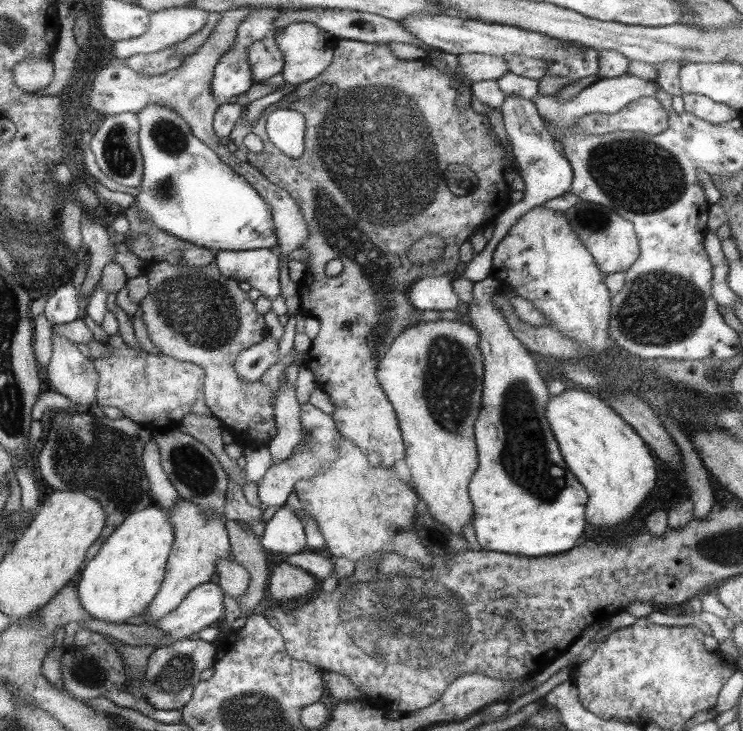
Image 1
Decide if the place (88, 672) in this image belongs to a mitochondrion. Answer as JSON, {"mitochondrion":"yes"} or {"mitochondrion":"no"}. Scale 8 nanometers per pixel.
{"mitochondrion":"yes"}

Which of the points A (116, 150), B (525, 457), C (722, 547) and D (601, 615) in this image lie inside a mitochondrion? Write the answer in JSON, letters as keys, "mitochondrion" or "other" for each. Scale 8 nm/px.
{"A":"mitochondrion","B":"mitochondrion","C":"mitochondrion","D":"other"}

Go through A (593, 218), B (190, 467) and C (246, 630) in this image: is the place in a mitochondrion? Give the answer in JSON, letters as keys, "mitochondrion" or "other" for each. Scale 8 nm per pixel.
{"A":"mitochondrion","B":"mitochondrion","C":"other"}

